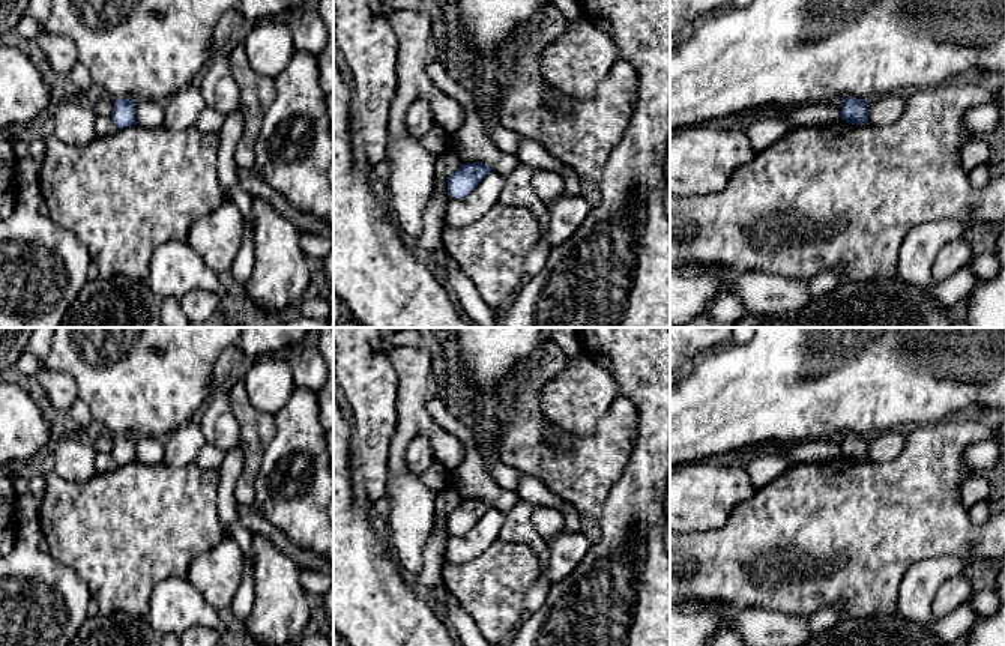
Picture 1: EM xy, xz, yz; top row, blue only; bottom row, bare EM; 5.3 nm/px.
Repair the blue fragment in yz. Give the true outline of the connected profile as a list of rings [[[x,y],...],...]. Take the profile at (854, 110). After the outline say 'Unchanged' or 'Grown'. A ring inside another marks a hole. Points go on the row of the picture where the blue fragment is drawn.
[[[844,98],[840,102],[841,119],[853,125],[868,125],[868,101]]]. Unchanged

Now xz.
[[[482,162],[461,164],[460,168],[448,177],[449,197],[467,197],[490,171],[490,165]]]. Unchanged

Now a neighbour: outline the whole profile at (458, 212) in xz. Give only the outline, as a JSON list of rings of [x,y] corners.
[[[490,171],[467,197],[446,198],[443,225],[464,227],[482,218],[491,206],[499,203],[503,185],[505,176]]]

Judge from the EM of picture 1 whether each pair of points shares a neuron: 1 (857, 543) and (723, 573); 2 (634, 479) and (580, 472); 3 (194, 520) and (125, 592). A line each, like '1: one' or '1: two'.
1: one
2: two
3: one

